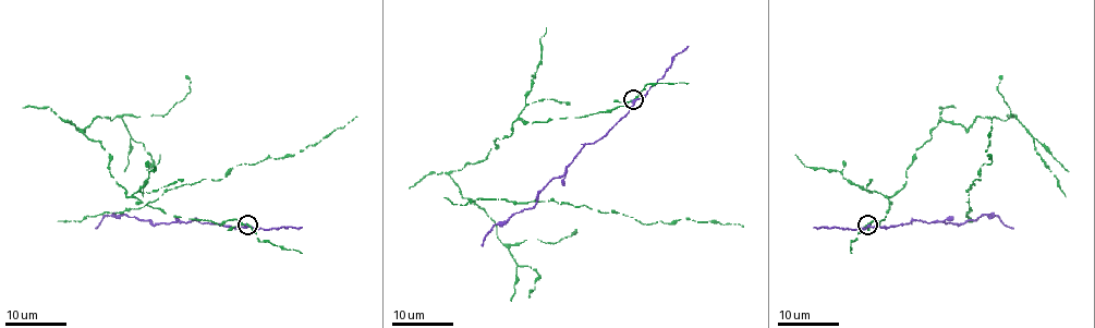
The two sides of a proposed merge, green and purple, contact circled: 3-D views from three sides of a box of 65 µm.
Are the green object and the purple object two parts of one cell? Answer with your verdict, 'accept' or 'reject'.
reject

